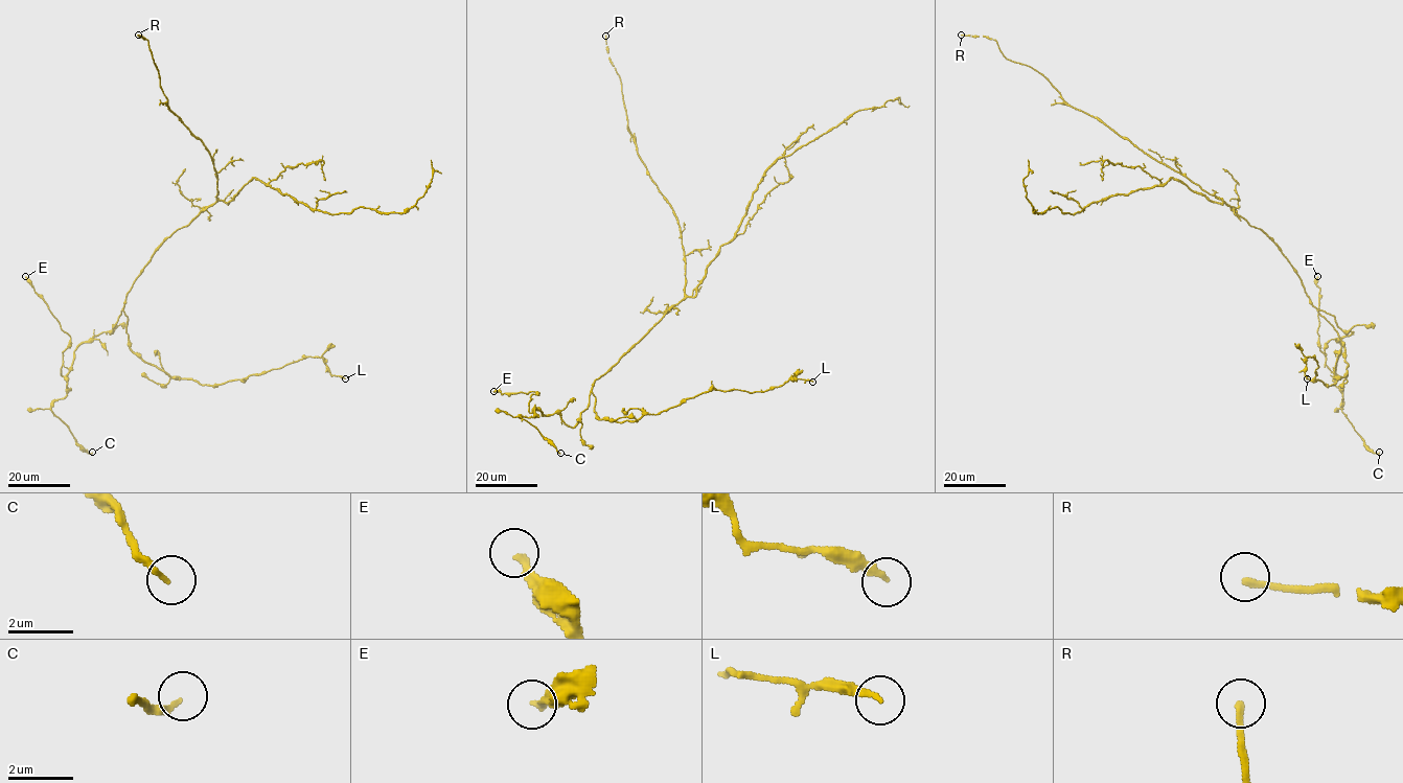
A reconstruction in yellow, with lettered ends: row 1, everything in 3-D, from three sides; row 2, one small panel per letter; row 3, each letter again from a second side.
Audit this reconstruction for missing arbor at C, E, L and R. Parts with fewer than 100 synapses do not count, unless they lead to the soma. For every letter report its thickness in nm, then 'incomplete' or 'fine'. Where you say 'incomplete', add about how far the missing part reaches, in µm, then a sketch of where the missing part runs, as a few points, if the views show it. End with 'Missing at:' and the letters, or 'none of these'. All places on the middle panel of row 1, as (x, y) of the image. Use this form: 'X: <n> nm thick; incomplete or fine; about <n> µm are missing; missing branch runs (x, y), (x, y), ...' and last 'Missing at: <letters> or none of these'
C: 170 nm thick; fine
E: 220 nm thick; fine
L: 240 nm thick; fine
R: 200 nm thick; incomplete; about 9 µm are missing; missing branch runs (605, 36), (608, 12)
Missing at: R

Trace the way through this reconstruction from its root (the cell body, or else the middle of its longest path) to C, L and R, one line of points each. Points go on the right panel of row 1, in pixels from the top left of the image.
C: (1257, 228), (1284, 255), (1309, 301), (1353, 331), (1339, 341), (1334, 384), (1341, 411), (1379, 452)
L: (1257, 228), (1284, 255), (1346, 351), (1347, 374), (1334, 384), (1315, 378), (1312, 357), (1306, 358), (1307, 378)
R: (1257, 228), (1222, 200), (1151, 158), (1096, 118), (1071, 107), (1042, 75), (1009, 60), (995, 41), (961, 35)

